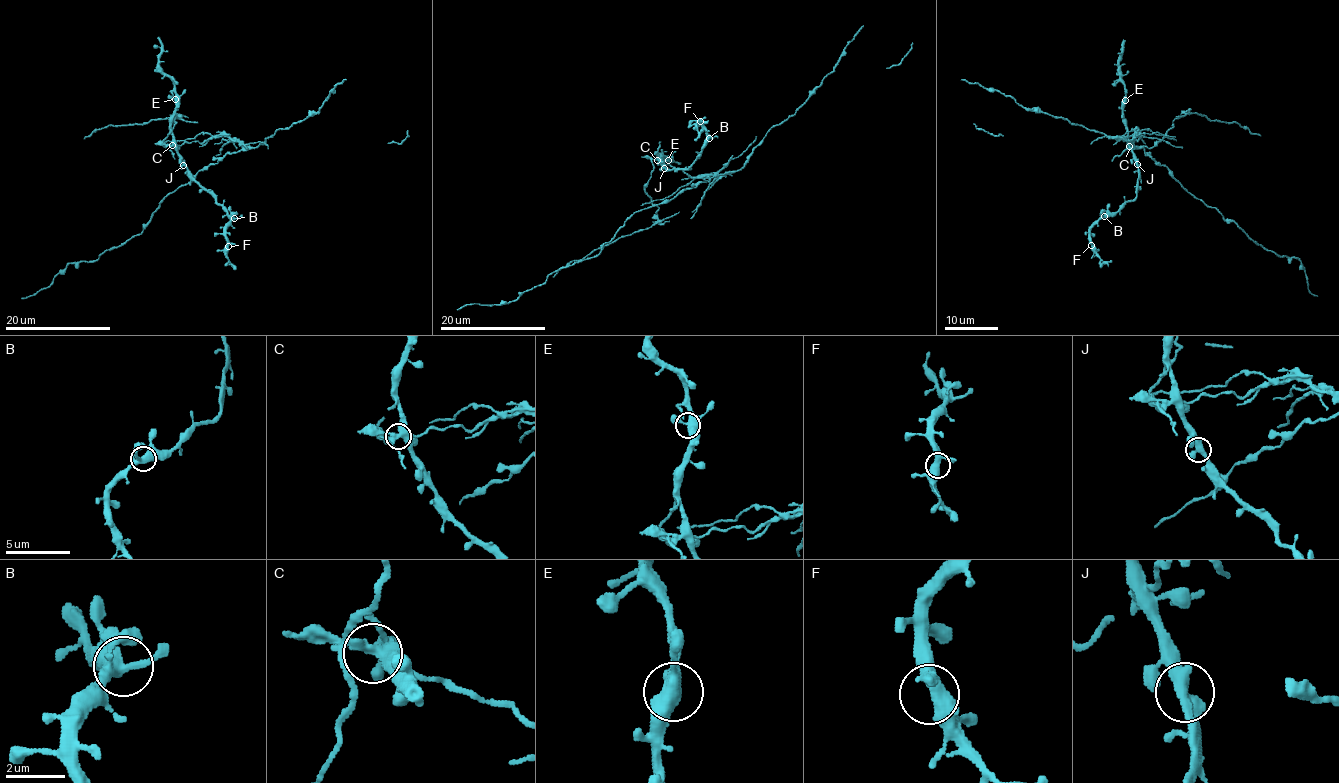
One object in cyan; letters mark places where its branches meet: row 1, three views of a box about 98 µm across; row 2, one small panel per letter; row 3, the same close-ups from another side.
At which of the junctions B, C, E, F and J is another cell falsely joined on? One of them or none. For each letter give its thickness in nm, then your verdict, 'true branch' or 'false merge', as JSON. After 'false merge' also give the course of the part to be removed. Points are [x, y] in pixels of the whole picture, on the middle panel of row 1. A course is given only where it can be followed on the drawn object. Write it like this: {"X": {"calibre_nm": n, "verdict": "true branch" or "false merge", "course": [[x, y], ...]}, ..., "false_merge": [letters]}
{"B": {"calibre_nm": 400, "verdict": "true branch"}, "C": {"calibre_nm": 460, "verdict": "false merge", "course": [[657, 160], [692, 176], [724, 173], [638, 211], [594, 257], [560, 267], [543, 283], [513, 301], [456, 309]]}, "E": {"calibre_nm": 440, "verdict": "true branch"}, "F": {"calibre_nm": 420, "verdict": "true branch"}, "J": {"calibre_nm": 480, "verdict": "true branch"}, "false_merge": ["C"]}

